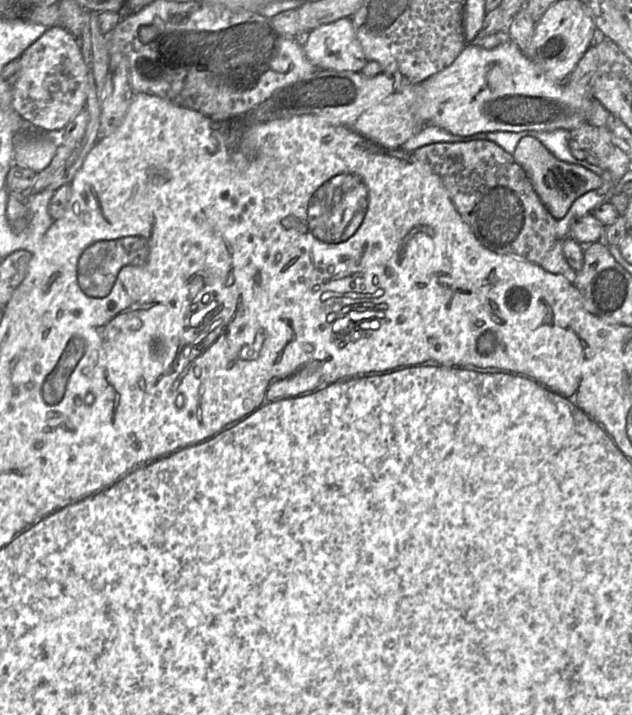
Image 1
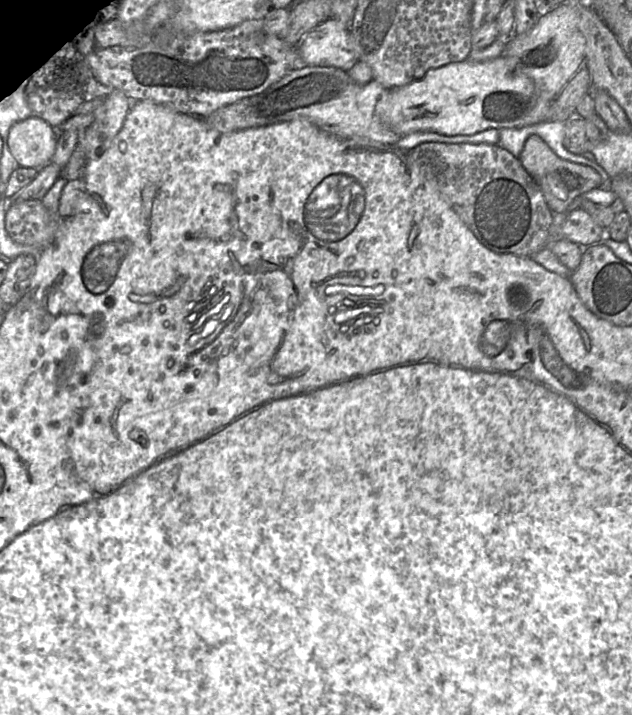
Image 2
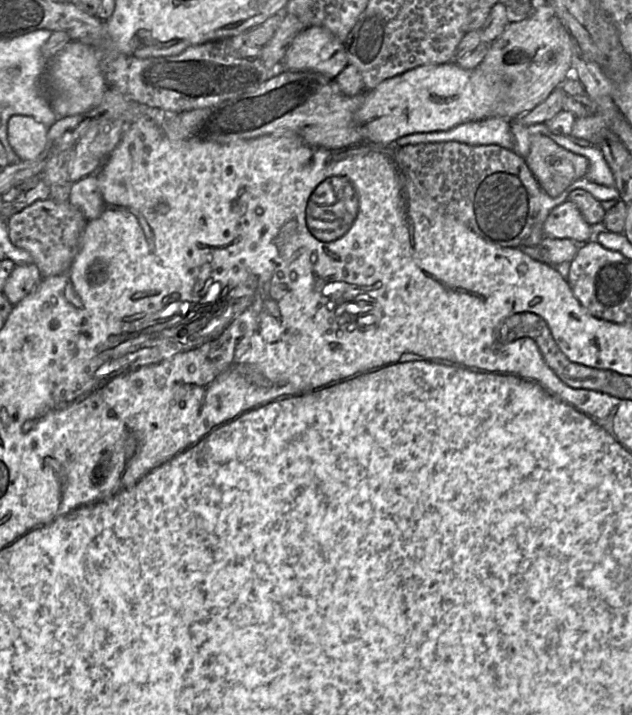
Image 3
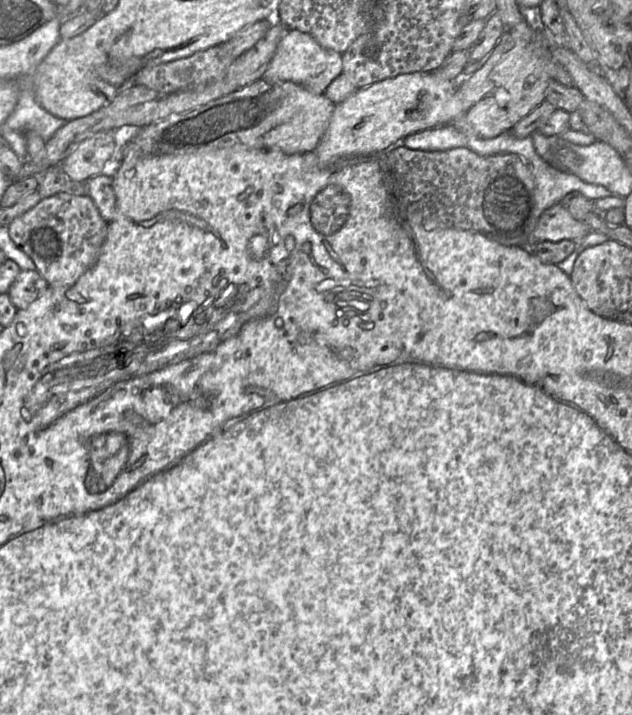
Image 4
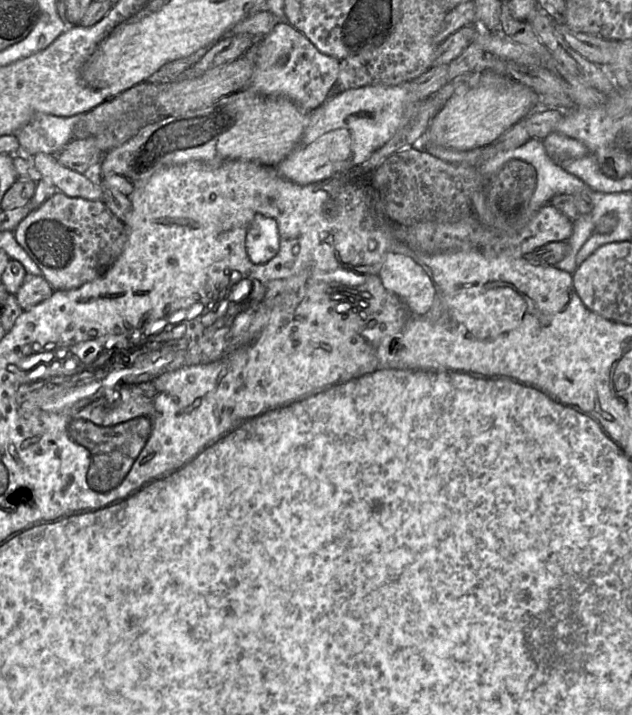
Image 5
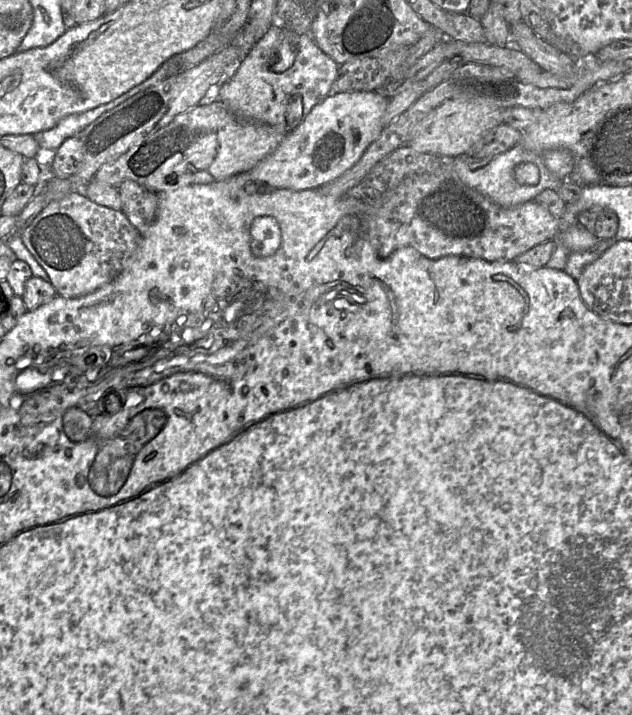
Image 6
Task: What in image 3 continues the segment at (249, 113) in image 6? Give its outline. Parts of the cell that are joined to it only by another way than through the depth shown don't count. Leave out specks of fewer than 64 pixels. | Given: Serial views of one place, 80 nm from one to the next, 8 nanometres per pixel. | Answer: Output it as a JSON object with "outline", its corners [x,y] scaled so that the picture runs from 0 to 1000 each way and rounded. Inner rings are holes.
{"outline":[[[508,36],[470,48],[445,85],[451,99],[494,99],[519,110],[530,110],[551,91],[546,59]]]}

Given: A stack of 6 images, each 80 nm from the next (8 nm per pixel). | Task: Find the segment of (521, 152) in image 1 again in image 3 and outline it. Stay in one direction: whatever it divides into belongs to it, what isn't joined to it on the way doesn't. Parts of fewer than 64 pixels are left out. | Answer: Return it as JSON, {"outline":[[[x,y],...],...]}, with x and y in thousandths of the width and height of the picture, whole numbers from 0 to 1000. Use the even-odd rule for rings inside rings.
{"outline":[[[845,189],[831,227],[872,276],[883,276],[911,252],[924,249],[932,225],[880,201],[861,189]]]}

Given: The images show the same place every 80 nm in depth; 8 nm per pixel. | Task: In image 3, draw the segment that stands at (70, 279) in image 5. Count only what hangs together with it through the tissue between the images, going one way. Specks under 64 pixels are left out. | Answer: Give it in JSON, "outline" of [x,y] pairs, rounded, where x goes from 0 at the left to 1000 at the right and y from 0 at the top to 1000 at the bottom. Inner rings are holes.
{"outline":[[[60,280],[11,306],[16,337],[43,351],[68,389],[106,380],[119,362],[139,306],[108,280]]]}

